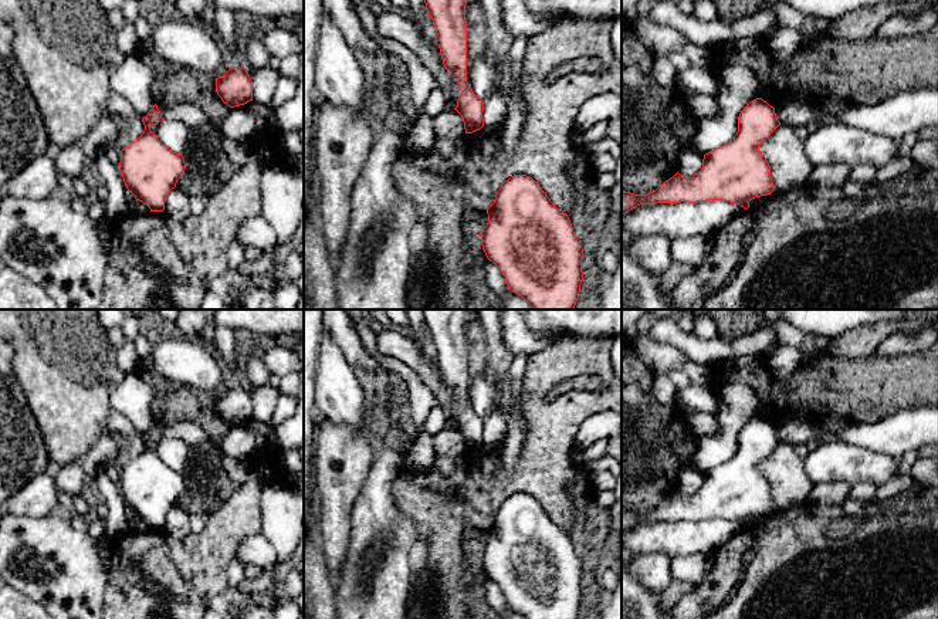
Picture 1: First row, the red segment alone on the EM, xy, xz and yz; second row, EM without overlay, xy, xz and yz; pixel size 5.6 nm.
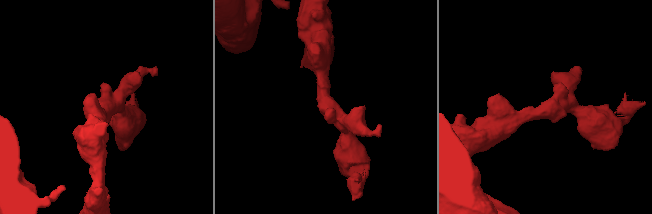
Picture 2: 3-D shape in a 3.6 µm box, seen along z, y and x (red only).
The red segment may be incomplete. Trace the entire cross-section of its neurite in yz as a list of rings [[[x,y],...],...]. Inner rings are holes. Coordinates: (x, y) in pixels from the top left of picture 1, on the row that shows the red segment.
[[[762,98],[751,101],[738,116],[738,132],[725,145],[704,155],[702,168],[693,177],[683,177],[678,172],[647,195],[622,192],[622,216],[640,204],[657,203],[695,203],[724,200],[739,204],[745,210],[755,197],[771,195],[775,190],[771,166],[759,152],[759,145],[780,125],[775,108]]]

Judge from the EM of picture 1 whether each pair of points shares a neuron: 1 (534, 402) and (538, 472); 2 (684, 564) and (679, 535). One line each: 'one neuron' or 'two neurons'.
1: one neuron
2: two neurons

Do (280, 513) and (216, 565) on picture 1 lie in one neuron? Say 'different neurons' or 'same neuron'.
different neurons

